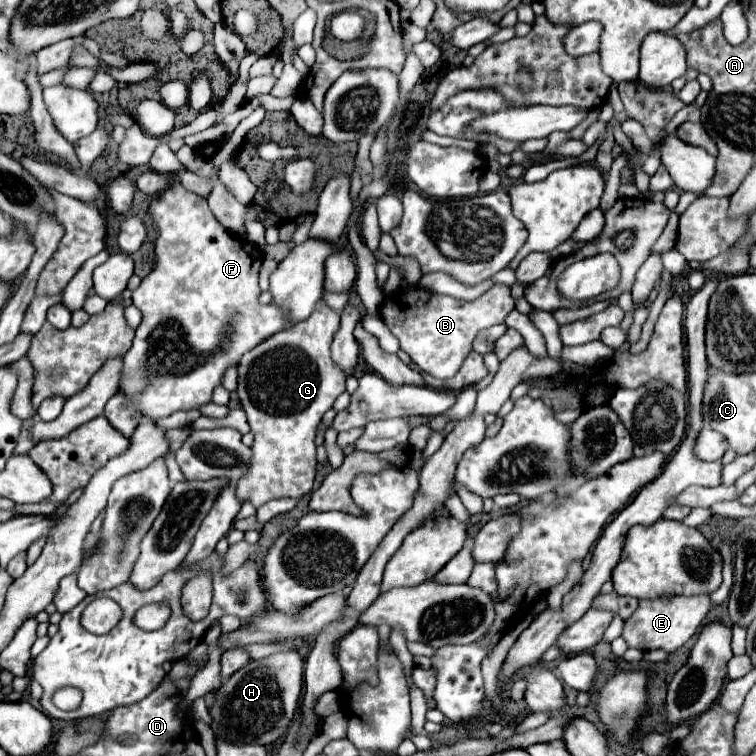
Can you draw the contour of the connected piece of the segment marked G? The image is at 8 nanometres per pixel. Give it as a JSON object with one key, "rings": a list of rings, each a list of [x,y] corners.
{"rings":[[[321,299],[309,319],[293,325],[291,329],[285,329],[267,337],[265,341],[261,341],[261,345],[253,347],[241,357],[237,365],[239,369],[237,395],[247,413],[251,433],[255,435],[255,443],[251,447],[253,457],[251,457],[249,469],[237,481],[237,499],[241,503],[249,501],[253,507],[261,507],[263,503],[271,499],[281,499],[281,497],[299,499],[313,489],[315,467],[317,467],[315,429],[321,417],[325,415],[325,411],[331,409],[335,399],[345,391],[345,379],[347,379],[345,371],[333,363],[331,351],[329,351],[337,325],[339,325],[339,313],[329,309],[325,305],[325,299]]]}

